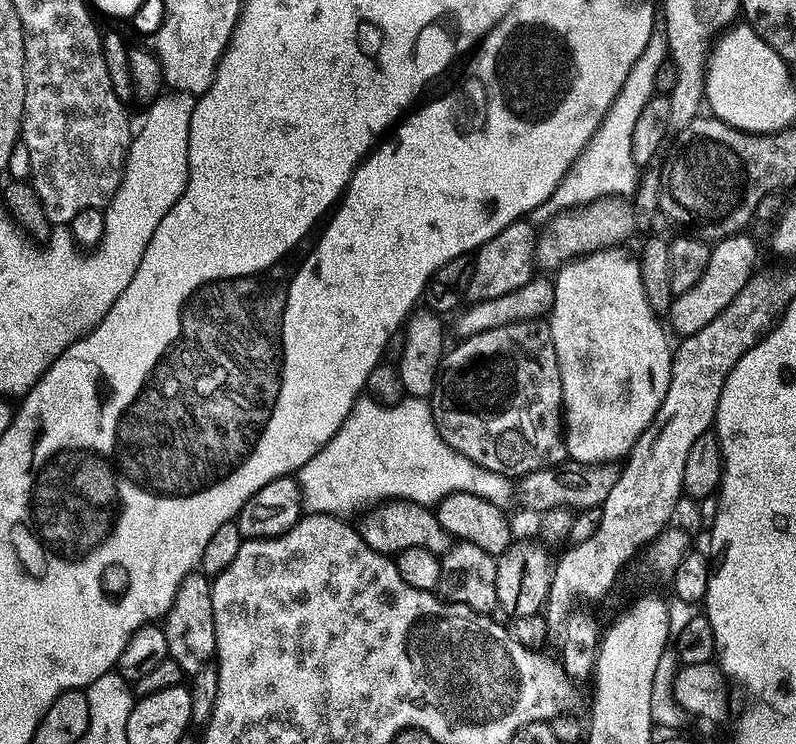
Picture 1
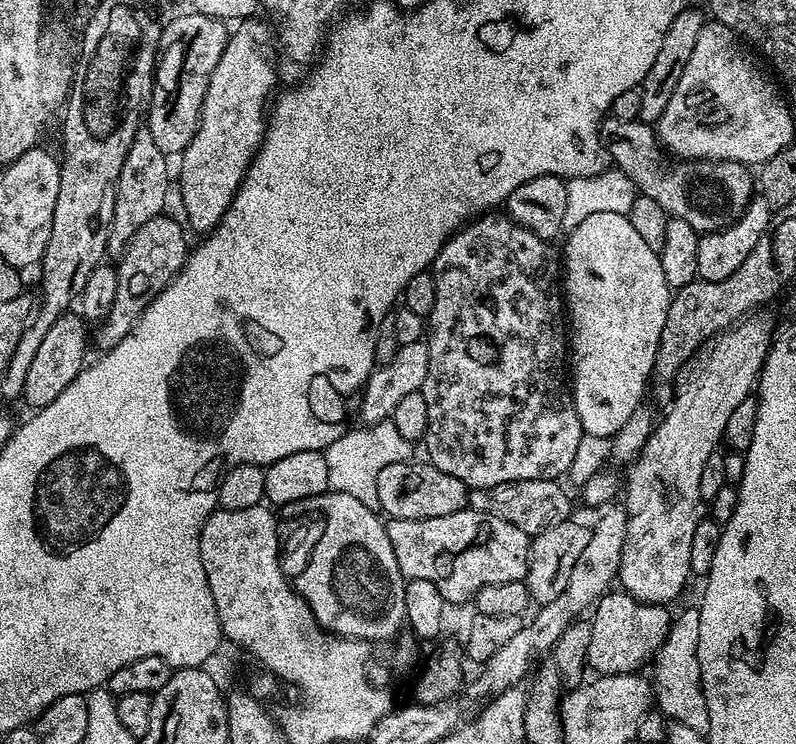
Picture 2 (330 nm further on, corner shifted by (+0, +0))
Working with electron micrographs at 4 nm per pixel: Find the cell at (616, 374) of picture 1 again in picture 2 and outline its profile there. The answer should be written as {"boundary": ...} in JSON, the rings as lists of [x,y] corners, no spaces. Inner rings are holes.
{"boundary":[[[590,214],[586,222],[567,233],[568,245],[562,248],[562,292],[566,297],[566,316],[570,321],[570,387],[578,410],[578,422],[586,435],[612,437],[622,430],[626,418],[645,399],[644,387],[650,384],[658,338],[666,326],[670,289],[662,274],[660,257],[630,226],[622,214]]]}

